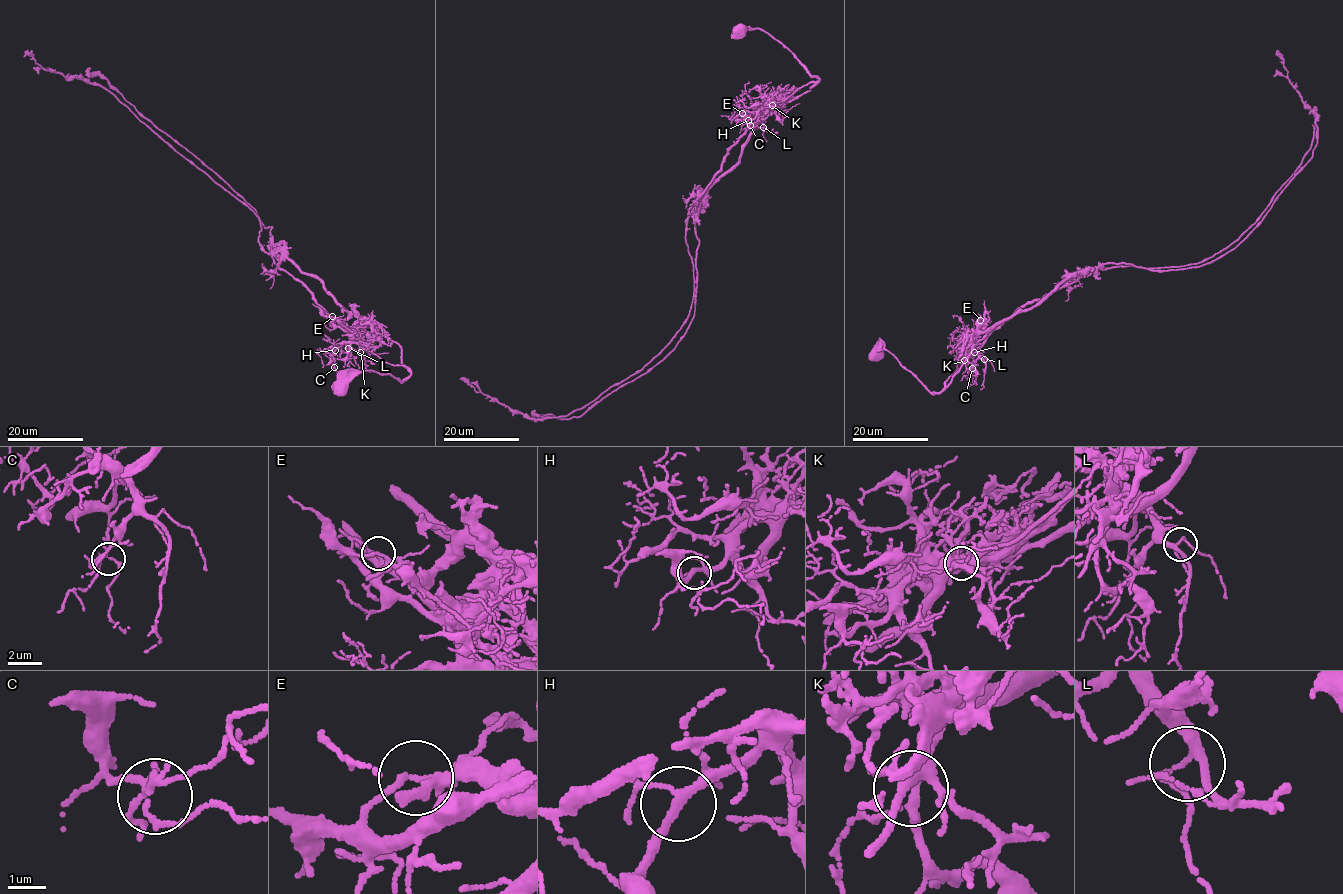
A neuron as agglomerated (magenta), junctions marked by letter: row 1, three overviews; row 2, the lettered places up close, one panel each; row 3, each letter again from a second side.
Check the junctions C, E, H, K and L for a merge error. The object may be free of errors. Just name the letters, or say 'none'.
E

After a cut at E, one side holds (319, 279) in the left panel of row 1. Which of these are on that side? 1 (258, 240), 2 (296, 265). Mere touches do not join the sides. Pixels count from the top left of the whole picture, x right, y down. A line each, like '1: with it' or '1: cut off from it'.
1: cut off from it
2: with it

